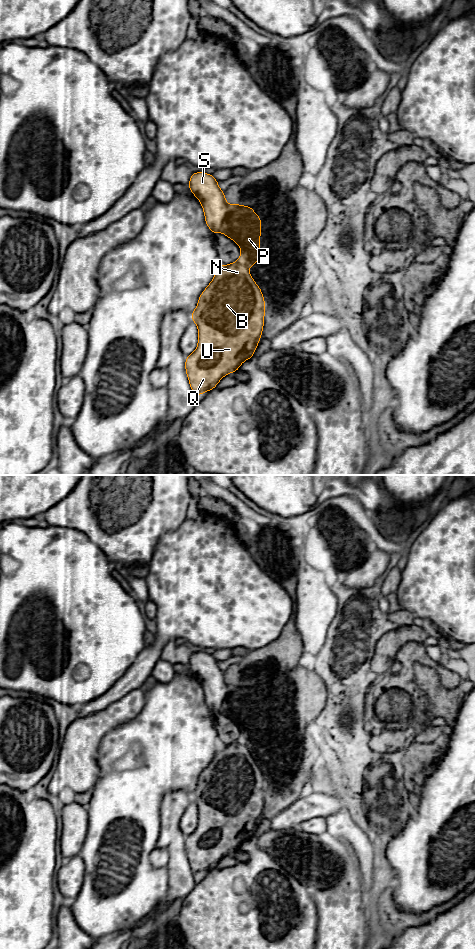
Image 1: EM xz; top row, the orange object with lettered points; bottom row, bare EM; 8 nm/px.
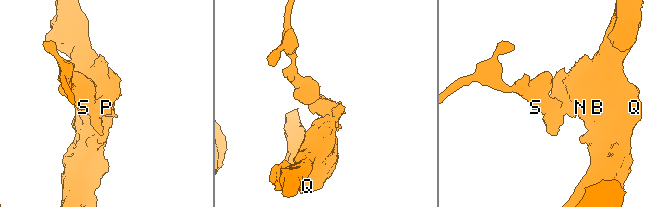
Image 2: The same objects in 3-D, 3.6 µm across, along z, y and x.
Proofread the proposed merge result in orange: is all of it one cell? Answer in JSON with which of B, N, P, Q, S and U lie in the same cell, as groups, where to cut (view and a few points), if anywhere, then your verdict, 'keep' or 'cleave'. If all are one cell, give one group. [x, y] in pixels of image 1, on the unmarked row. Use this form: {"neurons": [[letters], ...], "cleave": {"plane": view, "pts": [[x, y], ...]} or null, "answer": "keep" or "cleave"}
{"neurons": [["B", "N", "P", "Q", "U"], ["S"]], "cleave": {"plane": "xz", "pts": [[230, 685], [220, 711]]}, "answer": "cleave"}

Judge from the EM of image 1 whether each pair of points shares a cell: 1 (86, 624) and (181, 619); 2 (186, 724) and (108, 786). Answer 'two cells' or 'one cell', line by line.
1: two cells
2: one cell

